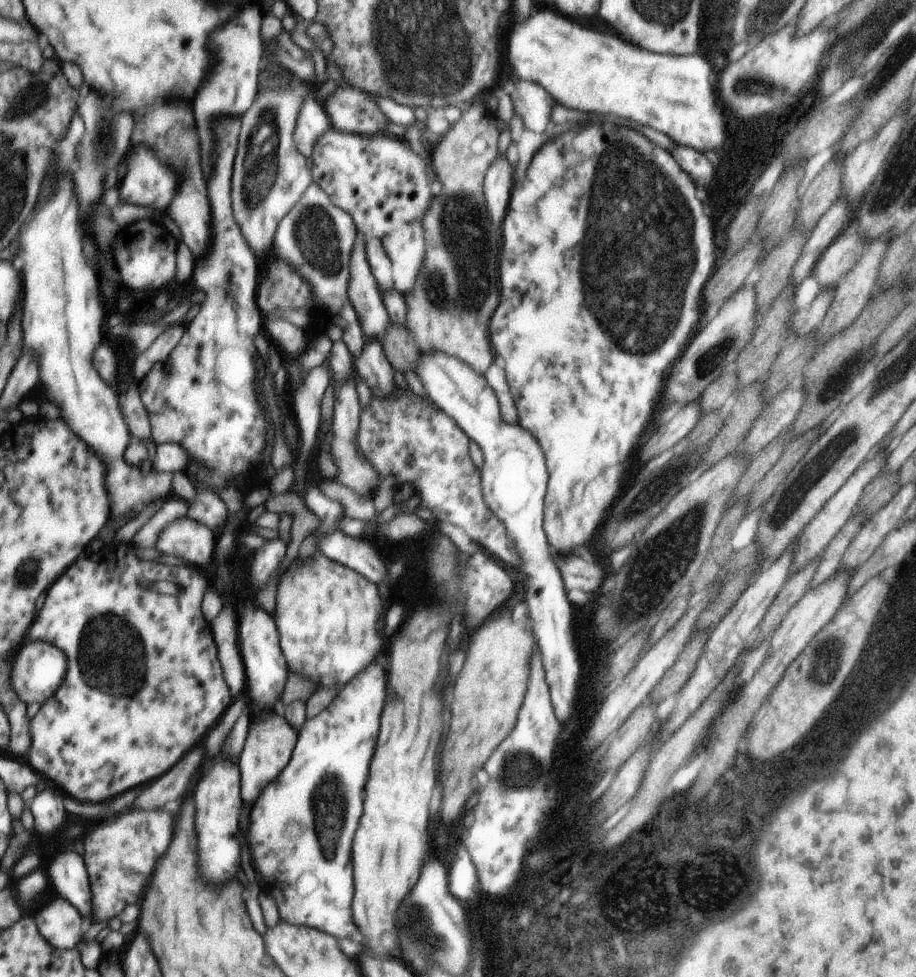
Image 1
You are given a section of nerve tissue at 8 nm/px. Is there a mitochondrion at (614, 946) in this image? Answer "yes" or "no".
yes

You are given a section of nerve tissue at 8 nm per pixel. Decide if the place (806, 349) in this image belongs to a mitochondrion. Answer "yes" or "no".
no

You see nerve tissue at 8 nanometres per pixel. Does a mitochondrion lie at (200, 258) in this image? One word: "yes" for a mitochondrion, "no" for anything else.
no

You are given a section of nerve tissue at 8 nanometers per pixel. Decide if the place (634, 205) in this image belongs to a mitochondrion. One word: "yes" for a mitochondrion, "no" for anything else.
yes

